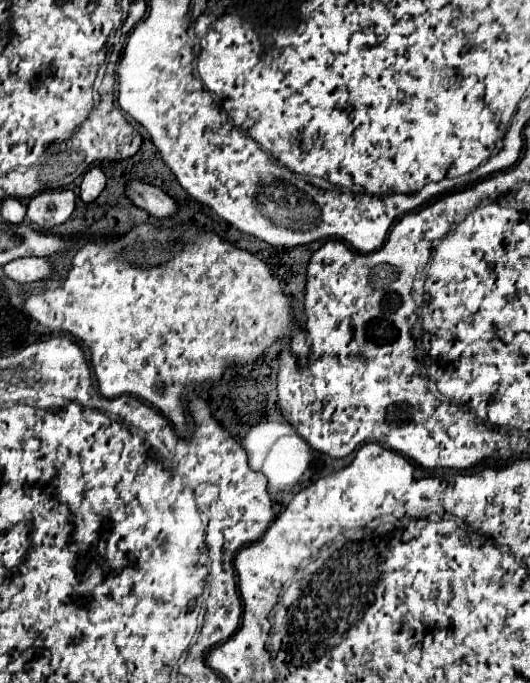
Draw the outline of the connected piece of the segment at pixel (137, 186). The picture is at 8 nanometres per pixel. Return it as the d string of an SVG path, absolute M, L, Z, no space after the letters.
M133 180L127 184L127 196L133 200L135 206L147 210L151 216L159 220L169 220L179 210L177 202L169 194L165 194L157 186L151 186L139 180Z

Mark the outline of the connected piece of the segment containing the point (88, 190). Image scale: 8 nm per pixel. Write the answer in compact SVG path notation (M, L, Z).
M91 168L81 182L81 200L85 204L97 200L97 196L103 192L105 188L105 174L101 172L101 168Z

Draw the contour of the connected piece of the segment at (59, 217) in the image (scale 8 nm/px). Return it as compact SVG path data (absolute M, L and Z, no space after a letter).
M57 190L57 192L41 192L31 198L27 204L27 218L31 224L51 230L61 226L75 210L75 194L71 190Z

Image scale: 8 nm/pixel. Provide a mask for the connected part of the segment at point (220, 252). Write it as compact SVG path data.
M139 224L125 236L89 240L75 254L63 286L33 292L25 298L25 308L39 324L65 330L91 348L91 364L99 392L104 397L128 394L157 406L175 424L181 436L187 434L187 414L183 406L185 386L219 382L225 370L257 360L263 350L279 342L281 334L287 334L291 352L309 354L305 334L293 324L289 298L281 292L281 284L269 266L247 250L223 242L217 234L195 232L193 228L175 232Z

